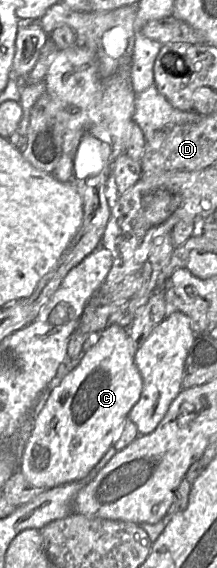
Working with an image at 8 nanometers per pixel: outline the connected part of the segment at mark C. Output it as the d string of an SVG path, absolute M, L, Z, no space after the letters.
M113 324L98 334L97 342L82 353L78 365L50 393L35 418L18 462L18 469L32 485L47 490L81 480L89 475L113 446L131 409L139 400L143 387L143 379L135 364L135 353L129 329Z

